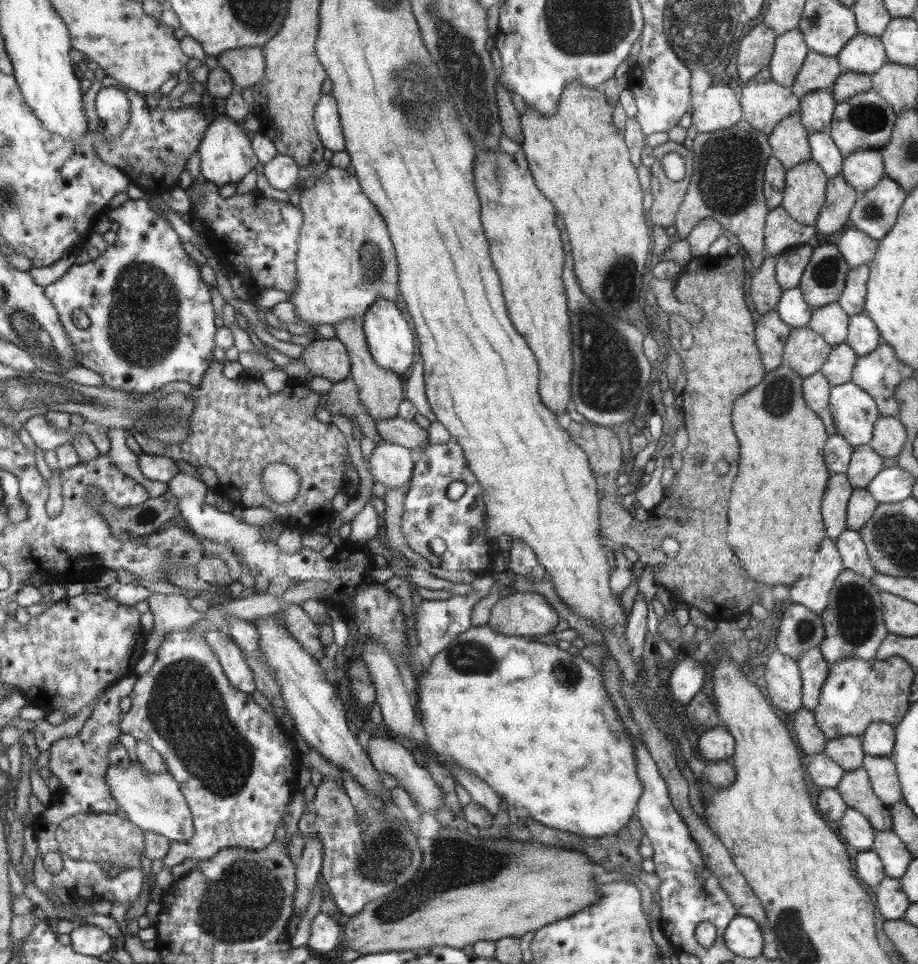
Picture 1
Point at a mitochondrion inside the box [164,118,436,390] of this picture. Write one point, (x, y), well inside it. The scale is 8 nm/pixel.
(371, 254)

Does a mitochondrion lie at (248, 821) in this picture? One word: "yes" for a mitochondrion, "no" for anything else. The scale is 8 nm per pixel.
no

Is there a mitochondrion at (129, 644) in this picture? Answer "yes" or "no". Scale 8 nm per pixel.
no

